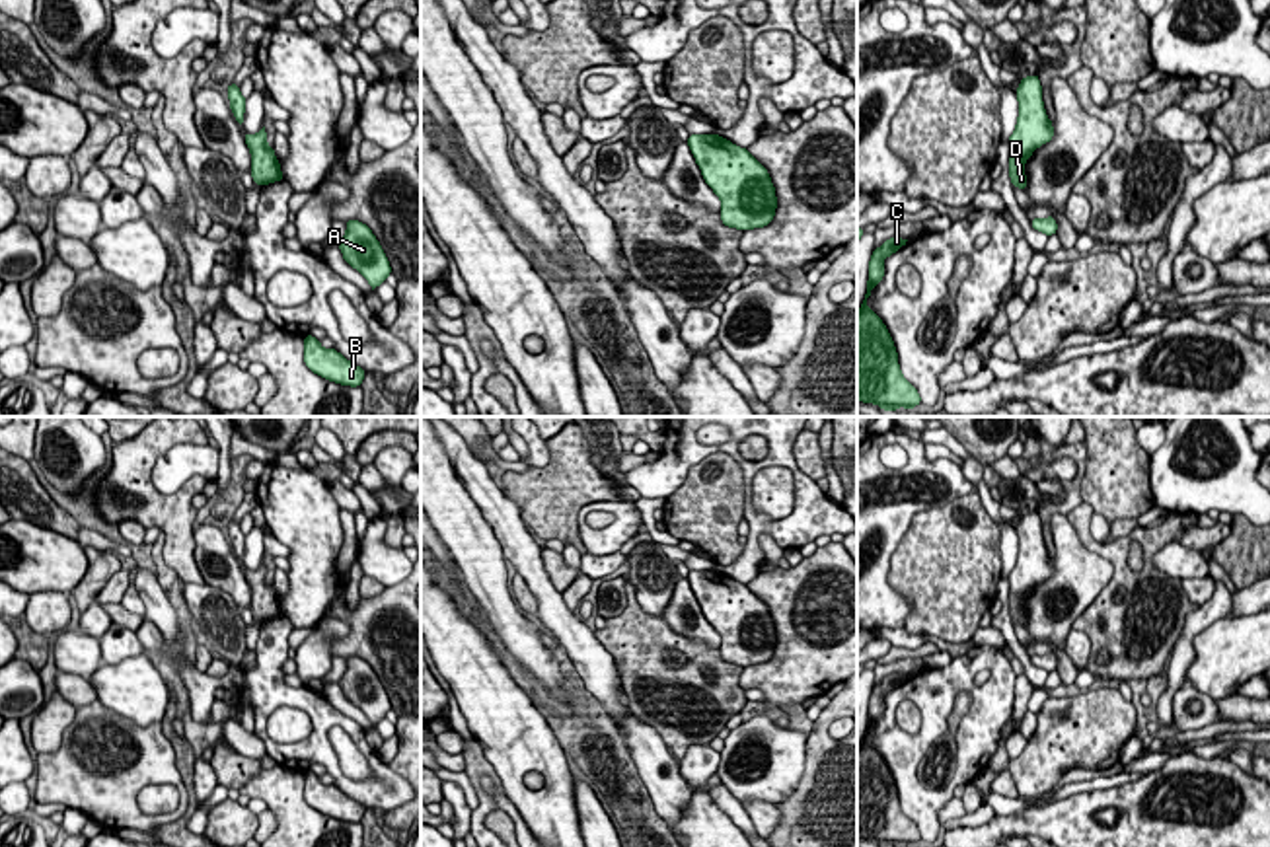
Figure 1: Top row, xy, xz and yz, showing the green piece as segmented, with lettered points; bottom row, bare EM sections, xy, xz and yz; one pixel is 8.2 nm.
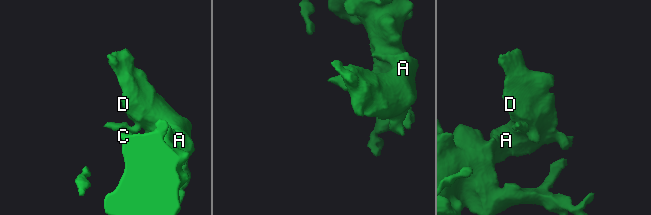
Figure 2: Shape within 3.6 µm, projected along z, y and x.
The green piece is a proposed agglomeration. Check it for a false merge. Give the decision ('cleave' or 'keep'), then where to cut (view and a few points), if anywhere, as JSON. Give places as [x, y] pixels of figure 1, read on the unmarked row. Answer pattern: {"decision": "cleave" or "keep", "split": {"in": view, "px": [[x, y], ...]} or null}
{"decision": "keep", "split": null}

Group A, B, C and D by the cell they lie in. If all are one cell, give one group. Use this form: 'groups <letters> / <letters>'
groups A B C D

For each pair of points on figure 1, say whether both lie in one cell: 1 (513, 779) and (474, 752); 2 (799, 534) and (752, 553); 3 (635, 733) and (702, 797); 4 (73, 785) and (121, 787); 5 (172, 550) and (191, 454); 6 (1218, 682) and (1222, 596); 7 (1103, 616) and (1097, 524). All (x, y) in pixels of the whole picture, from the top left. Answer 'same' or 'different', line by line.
1: different
2: same
3: different
4: same
5: different
6: different
7: different

